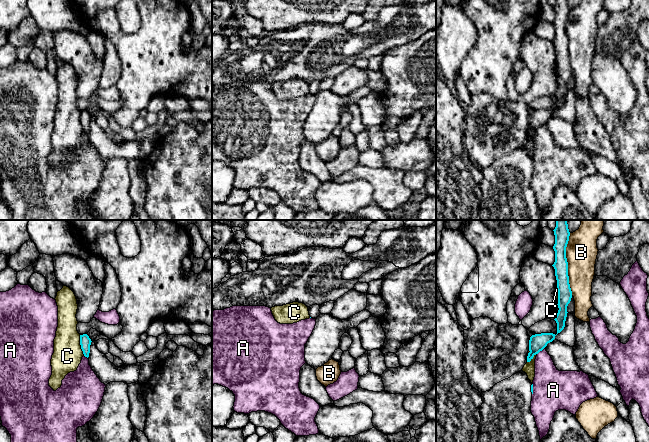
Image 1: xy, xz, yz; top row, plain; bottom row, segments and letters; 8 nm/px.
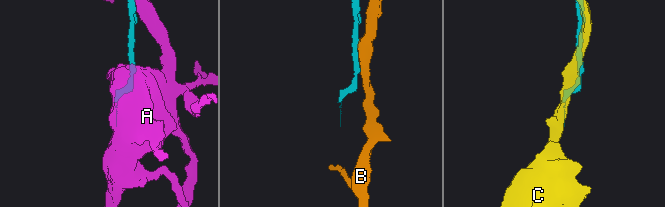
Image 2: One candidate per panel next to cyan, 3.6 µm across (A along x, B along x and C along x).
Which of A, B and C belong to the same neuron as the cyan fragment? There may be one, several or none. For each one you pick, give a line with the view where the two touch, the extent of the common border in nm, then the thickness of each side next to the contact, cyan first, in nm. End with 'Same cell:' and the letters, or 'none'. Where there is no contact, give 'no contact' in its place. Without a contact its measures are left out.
Same cell: none

